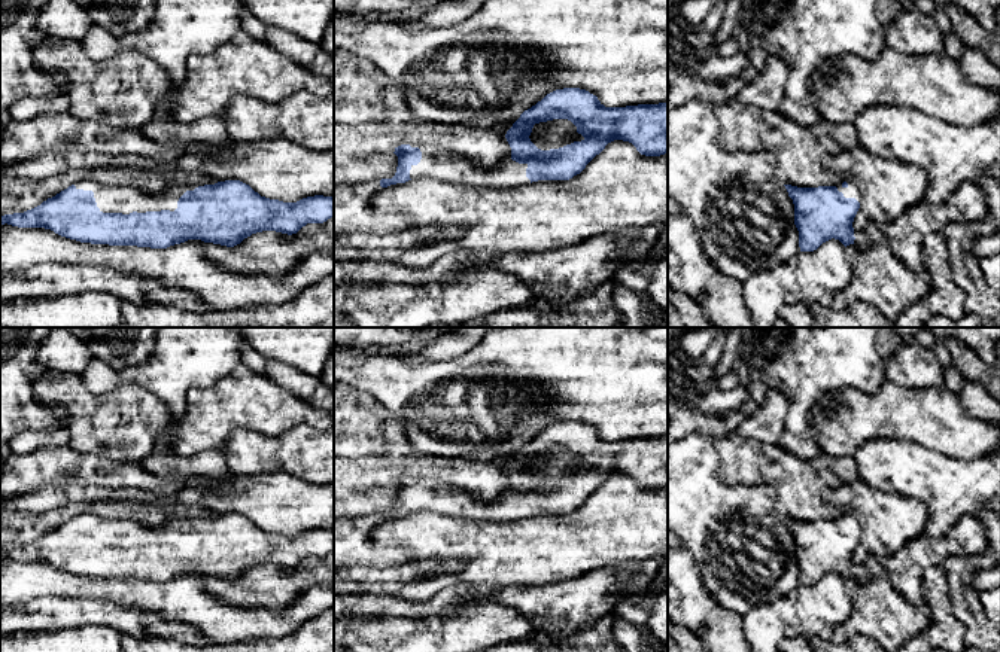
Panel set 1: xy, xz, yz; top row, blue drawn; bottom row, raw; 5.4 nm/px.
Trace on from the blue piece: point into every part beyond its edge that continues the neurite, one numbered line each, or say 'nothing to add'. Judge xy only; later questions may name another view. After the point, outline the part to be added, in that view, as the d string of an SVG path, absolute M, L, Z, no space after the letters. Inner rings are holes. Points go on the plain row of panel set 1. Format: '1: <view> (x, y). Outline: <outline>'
1: xy (111, 532). Outline: M77 515L76 522L92 524L97 540L103 546L122 546L133 545L161 545L177 542L179 531L186 524L194 524L200 518L170 518L161 527L146 527L131 518L101 518L97 515Z

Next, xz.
1: xz (443, 497). Outline: M410 478L410 479L419 481L422 485L420 496L417 499L411 499L410 512L434 511L438 514L453 515L458 518L471 518L478 521L499 521L499 522L517 521L531 517L531 514L526 511L528 497L519 497L511 493L510 478L507 481L507 487L502 491L502 494L495 502L490 503L477 502L472 499L471 494L449 482L441 482L438 479L431 479L431 478L420 478L420 479Z

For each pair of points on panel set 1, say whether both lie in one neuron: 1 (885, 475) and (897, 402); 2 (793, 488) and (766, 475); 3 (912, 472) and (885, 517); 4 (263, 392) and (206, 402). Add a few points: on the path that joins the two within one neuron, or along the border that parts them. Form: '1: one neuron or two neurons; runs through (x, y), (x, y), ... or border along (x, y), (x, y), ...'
1: two neurons; border along (926, 447), (911, 441), (869, 439), (857, 448)
2: one neuron; runs through (787, 483), (772, 475)
3: two neurons; border along (866, 483), (883, 491), (918, 497), (927, 515)
4: one neuron; runs through (249, 398), (219, 398)

